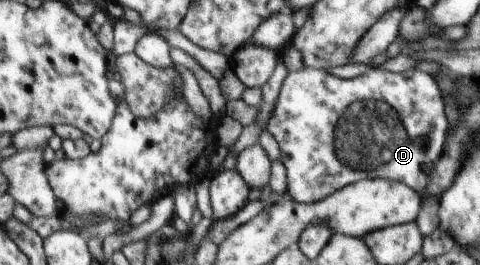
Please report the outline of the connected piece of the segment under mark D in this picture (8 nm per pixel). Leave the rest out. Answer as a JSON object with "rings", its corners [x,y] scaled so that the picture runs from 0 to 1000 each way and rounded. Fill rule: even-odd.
{"rings":[[[635,253],[625,268],[606,268],[592,309],[583,370],[571,423],[558,460],[556,491],[581,543],[585,592],[581,604],[596,626],[600,649],[600,725],[619,758],[629,766],[658,766],[675,758],[683,740],[698,732],[729,694],[765,675],[815,675],[835,683],[848,702],[860,706],[873,732],[883,732],[900,660],[900,642],[917,589],[925,577],[925,543],[933,528],[935,453],[927,430],[927,385],[923,385],[921,340],[900,279],[865,264],[865,253],[835,275],[819,275],[777,257],[763,275],[733,298],[710,298],[681,279],[677,260]]]}

